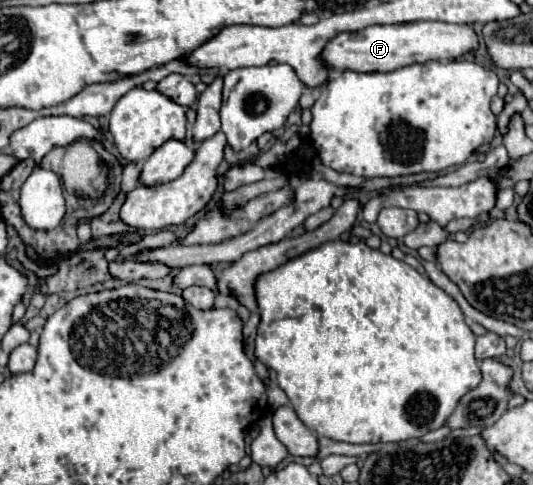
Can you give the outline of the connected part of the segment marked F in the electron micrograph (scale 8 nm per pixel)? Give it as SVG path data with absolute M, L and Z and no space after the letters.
M418 22L418 24L392 24L392 26L370 26L362 32L342 32L326 46L322 60L330 64L330 70L356 70L356 72L390 72L396 68L424 64L430 60L456 60L478 48L478 36L468 24L446 24L446 22Z

